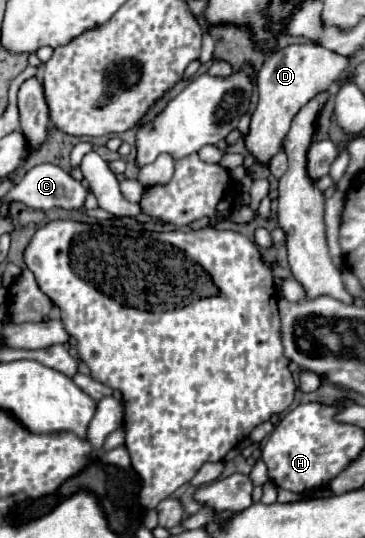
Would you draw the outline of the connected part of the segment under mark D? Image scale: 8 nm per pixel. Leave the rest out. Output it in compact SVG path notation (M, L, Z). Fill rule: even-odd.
M291 44L269 56L257 74L259 104L251 116L249 134L245 136L249 152L255 154L259 162L267 164L281 150L281 142L299 108L303 108L303 104L307 104L313 96L325 92L335 80L339 80L347 66L347 56L331 52L319 44Z

